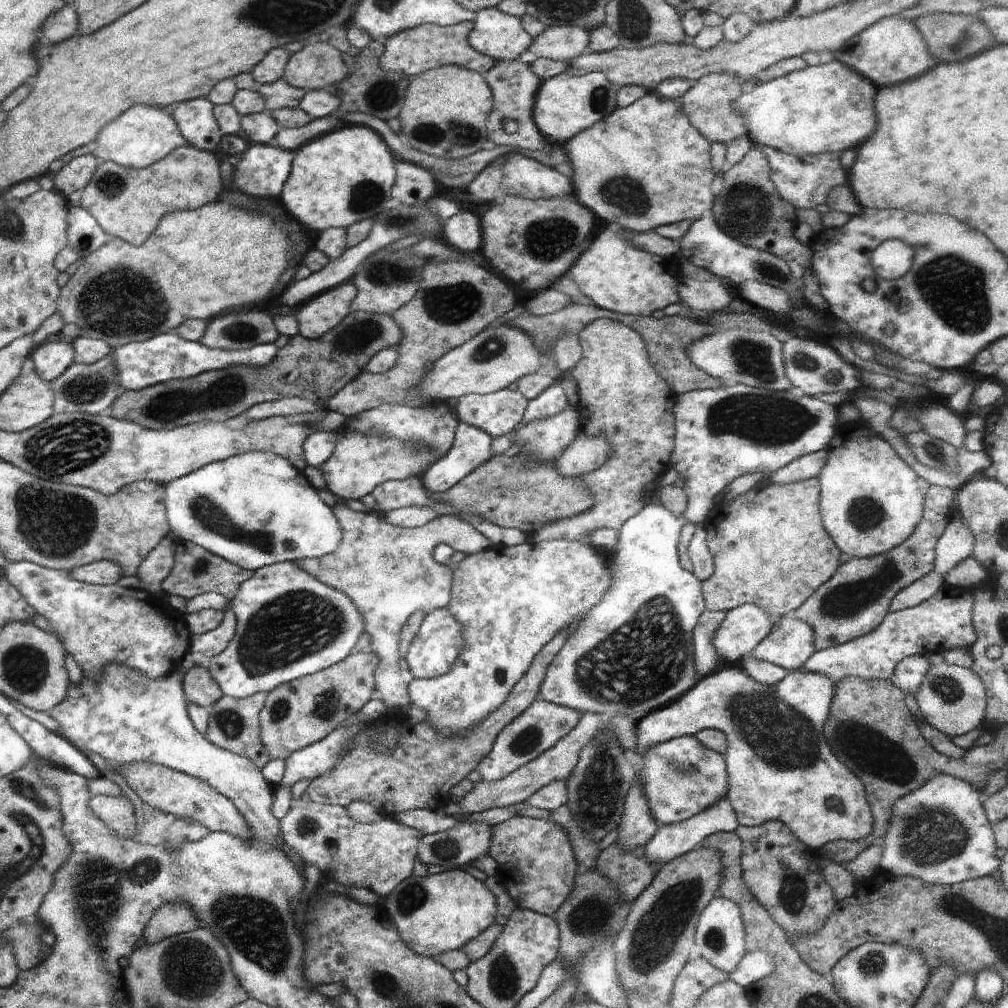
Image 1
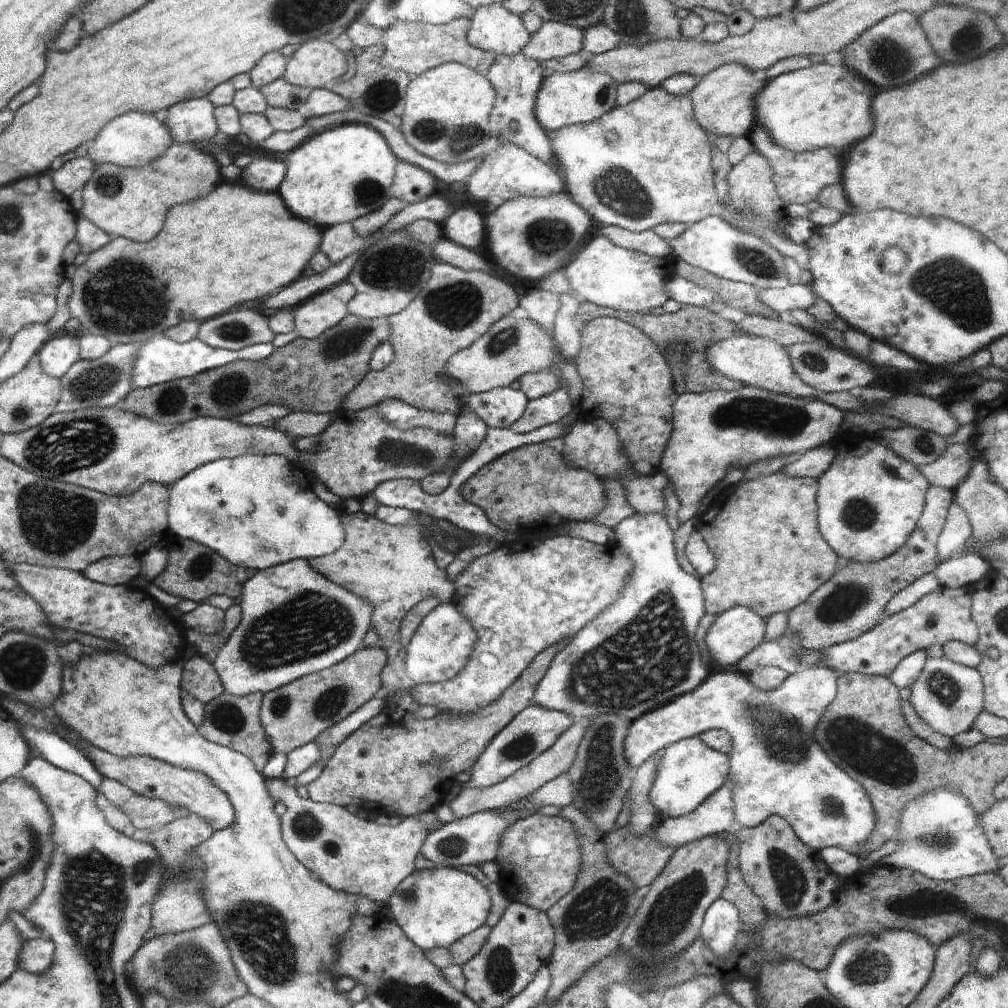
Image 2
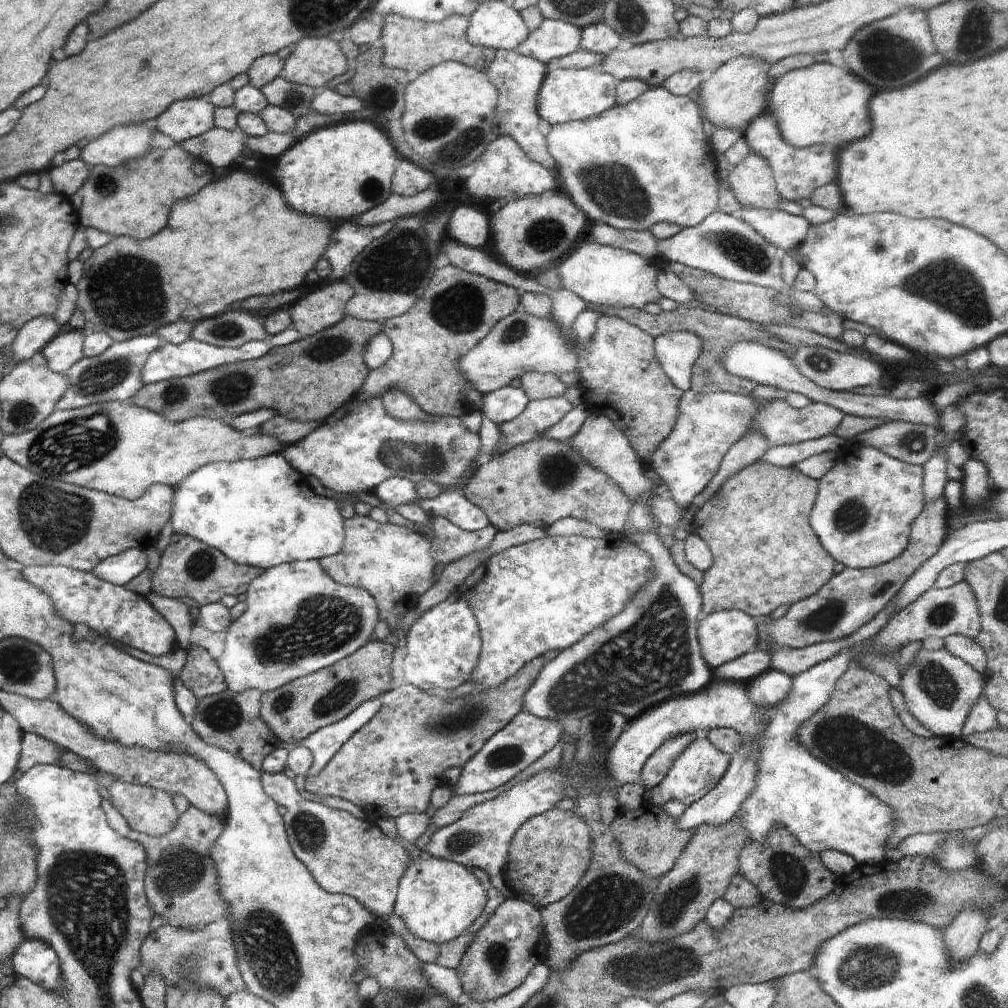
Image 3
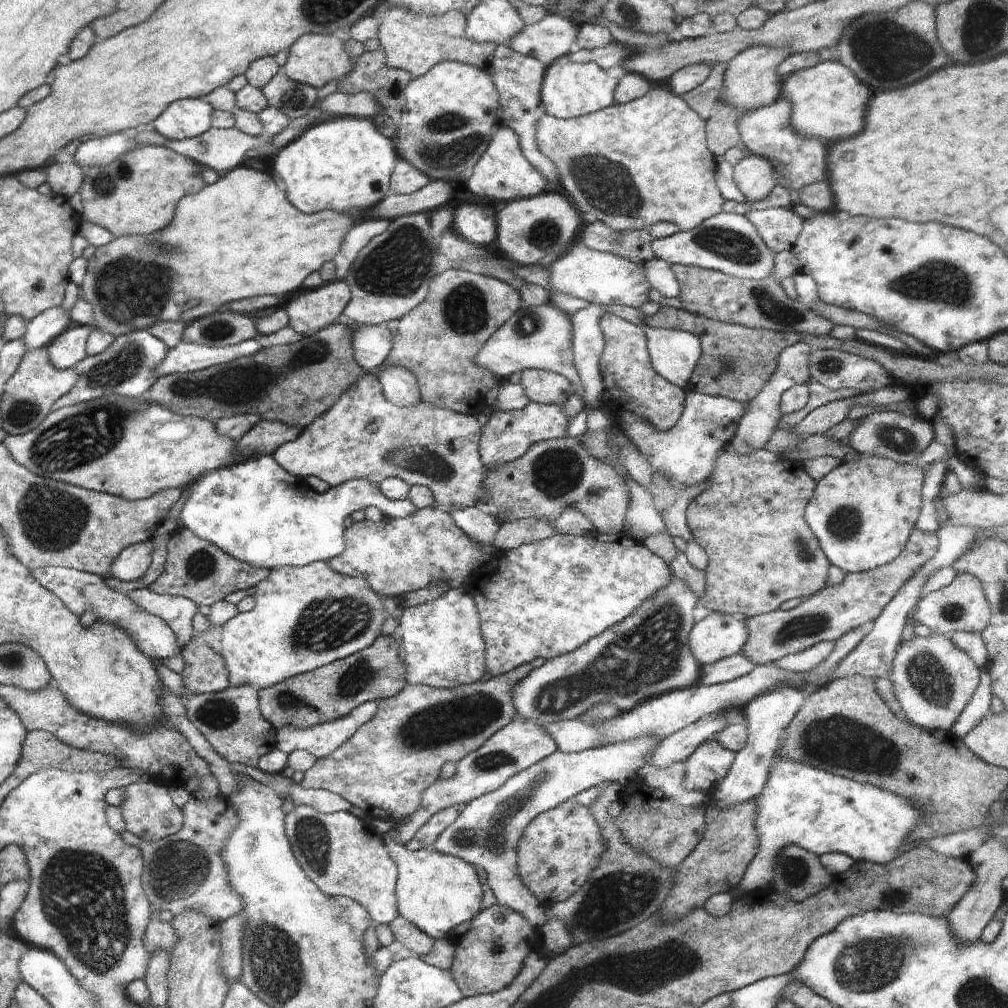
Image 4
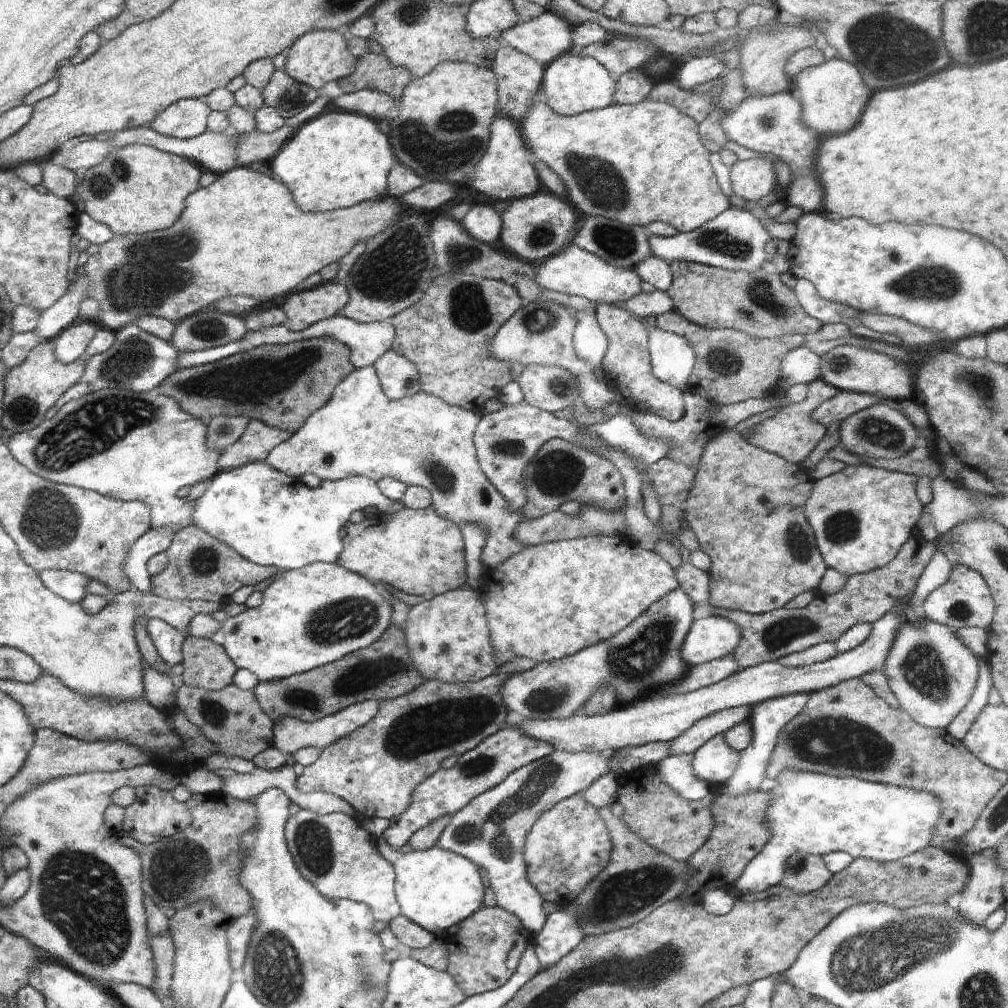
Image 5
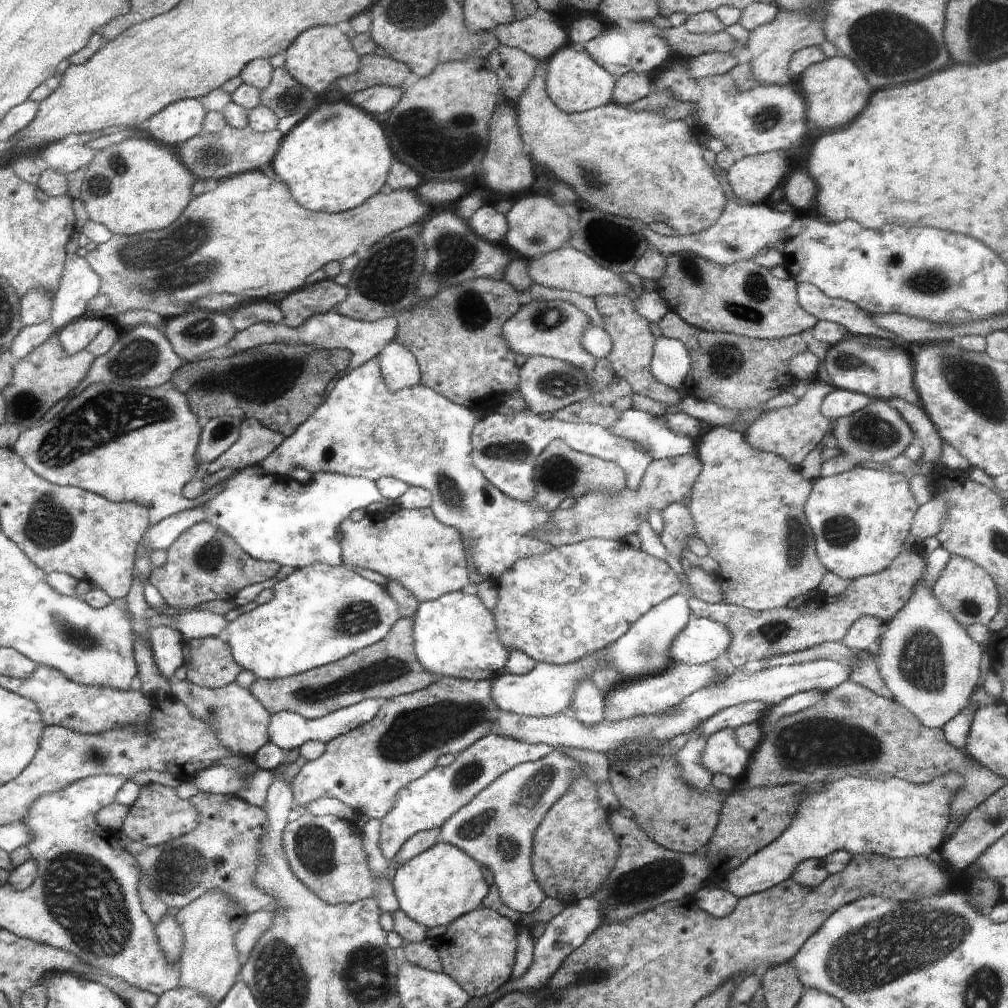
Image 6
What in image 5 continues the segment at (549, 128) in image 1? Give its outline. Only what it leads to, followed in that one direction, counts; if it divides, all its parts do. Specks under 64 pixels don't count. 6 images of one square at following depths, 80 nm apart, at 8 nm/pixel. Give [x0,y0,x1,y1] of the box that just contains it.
[541,52,617,115]

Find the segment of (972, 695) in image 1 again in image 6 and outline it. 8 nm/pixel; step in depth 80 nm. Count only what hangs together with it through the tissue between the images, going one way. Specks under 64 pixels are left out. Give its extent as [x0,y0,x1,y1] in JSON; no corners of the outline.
[875,580,986,729]

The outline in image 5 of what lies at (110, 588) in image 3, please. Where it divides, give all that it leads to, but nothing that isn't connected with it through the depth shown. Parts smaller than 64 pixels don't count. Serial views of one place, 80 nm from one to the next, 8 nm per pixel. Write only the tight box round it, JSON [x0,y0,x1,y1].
[40,569,183,668]

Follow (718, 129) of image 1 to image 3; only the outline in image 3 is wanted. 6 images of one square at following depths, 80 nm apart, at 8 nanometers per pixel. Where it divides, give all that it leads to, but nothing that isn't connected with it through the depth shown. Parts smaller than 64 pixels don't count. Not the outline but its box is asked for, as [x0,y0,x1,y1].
[700,55,775,130]

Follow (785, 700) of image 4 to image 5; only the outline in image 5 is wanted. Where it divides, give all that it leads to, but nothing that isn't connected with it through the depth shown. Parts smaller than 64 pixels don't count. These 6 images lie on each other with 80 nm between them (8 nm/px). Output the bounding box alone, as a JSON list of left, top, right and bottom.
[723,693,809,795]

